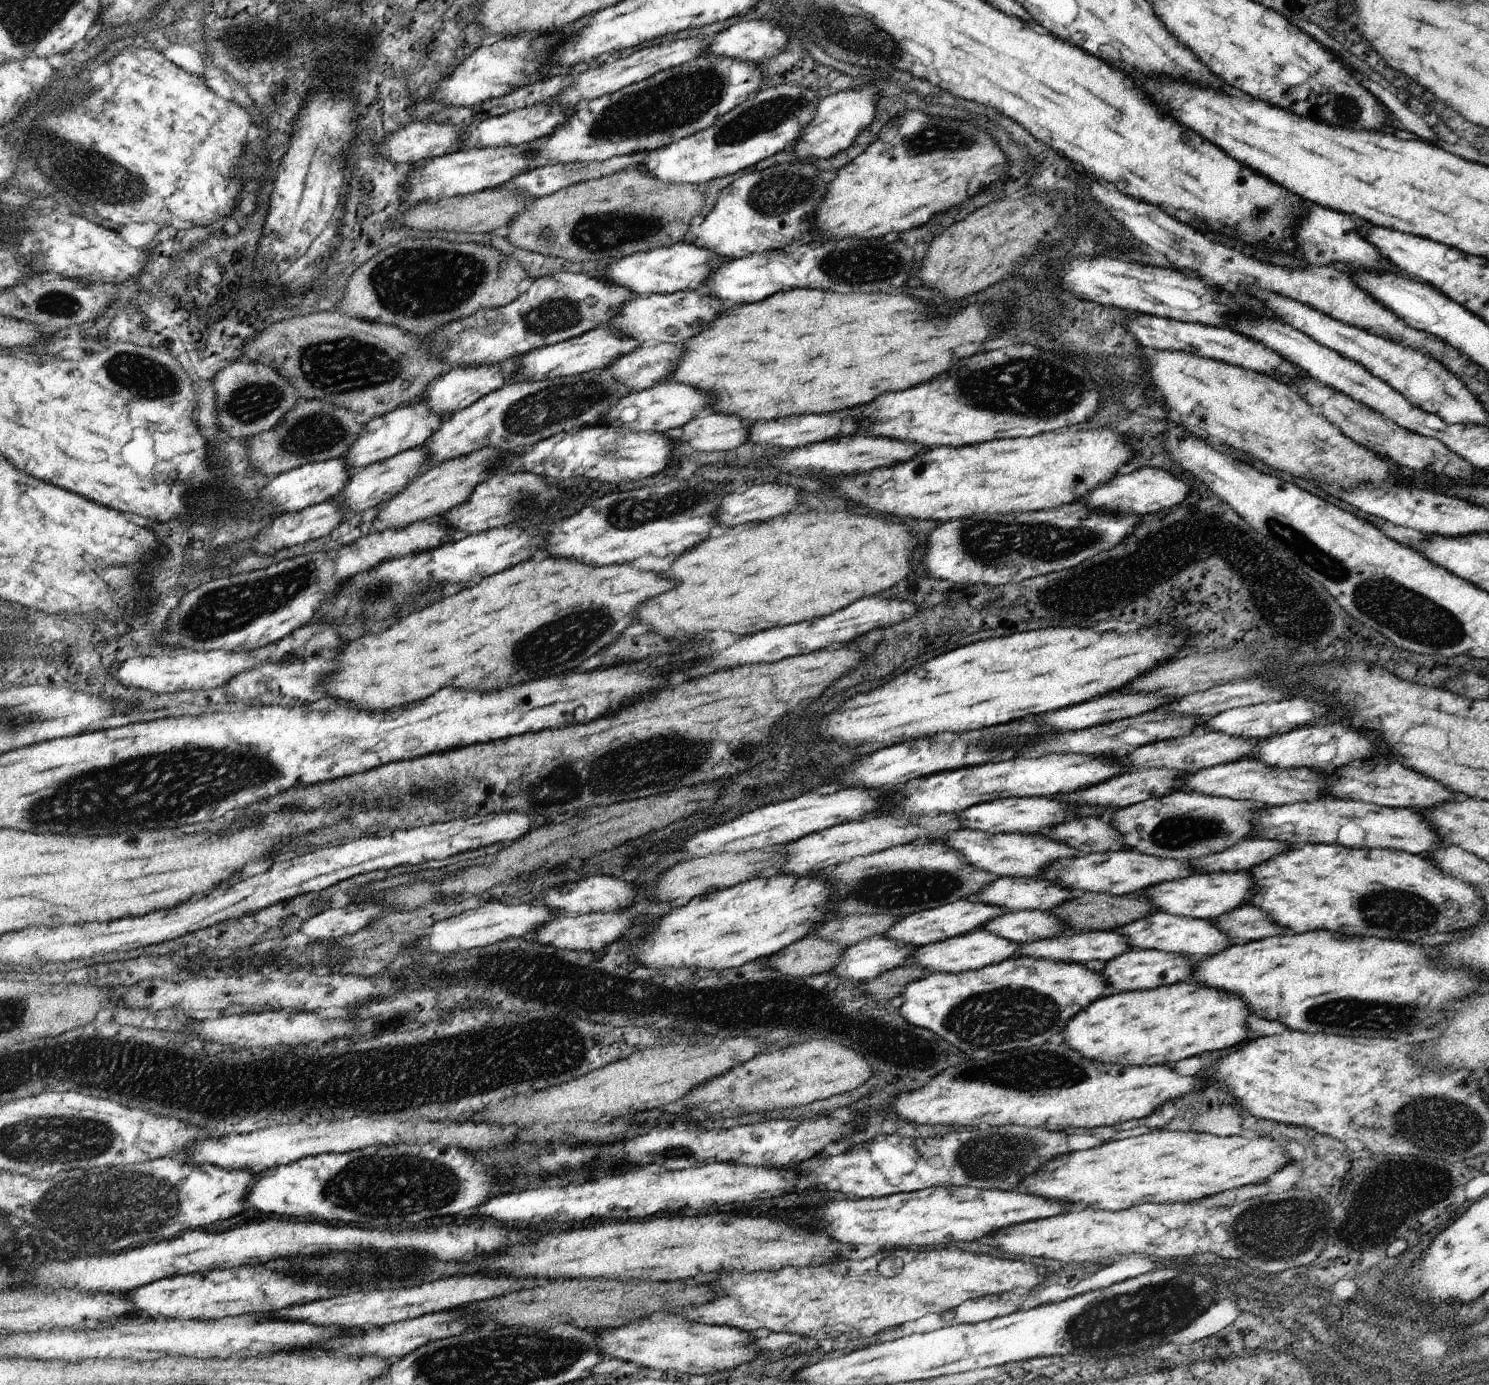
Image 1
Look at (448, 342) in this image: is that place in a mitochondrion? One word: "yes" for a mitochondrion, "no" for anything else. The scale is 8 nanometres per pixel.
yes

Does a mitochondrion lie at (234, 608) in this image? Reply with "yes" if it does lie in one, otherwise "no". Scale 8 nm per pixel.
yes

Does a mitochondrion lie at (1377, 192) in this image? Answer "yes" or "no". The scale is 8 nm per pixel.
no

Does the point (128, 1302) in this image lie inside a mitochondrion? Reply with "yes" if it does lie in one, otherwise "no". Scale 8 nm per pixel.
no

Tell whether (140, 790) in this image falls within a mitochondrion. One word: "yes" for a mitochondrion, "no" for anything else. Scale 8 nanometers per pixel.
yes

